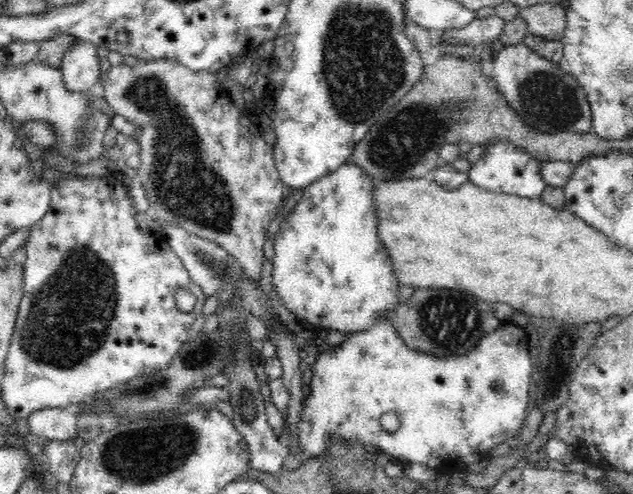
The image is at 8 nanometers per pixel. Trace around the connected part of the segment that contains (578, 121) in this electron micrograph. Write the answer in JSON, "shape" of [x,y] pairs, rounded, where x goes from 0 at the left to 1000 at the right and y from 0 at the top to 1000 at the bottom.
{"shape":[[[826,85],[795,93],[779,117],[777,166],[823,247],[853,271],[929,269],[934,215],[913,156],[888,142],[883,128],[853,113]]]}

